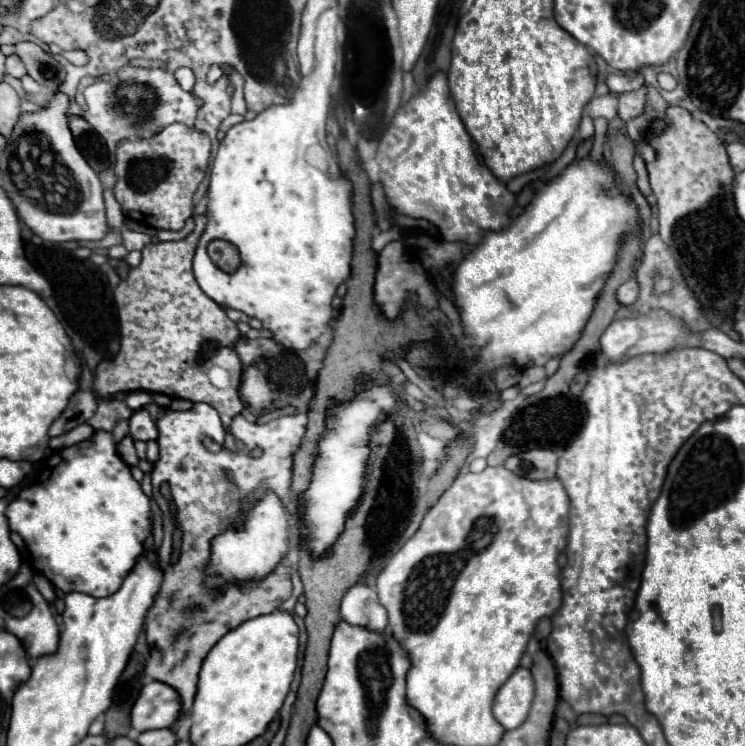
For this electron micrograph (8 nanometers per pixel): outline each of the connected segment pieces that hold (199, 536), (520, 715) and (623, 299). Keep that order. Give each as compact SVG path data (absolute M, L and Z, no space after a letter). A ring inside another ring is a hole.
M195 403L189 411L171 411L171 409L165 409L163 411L163 415L159 417L159 421L157 421L157 427L159 427L159 439L157 439L157 443L159 443L159 461L153 465L153 471L151 471L151 479L153 479L153 497L155 497L155 501L157 501L157 505L159 505L159 509L163 511L163 531L165 531L165 539L163 539L163 545L159 547L159 551L157 551L157 555L159 555L159 565L161 565L161 569L163 569L163 573L165 573L165 583L163 583L163 587L161 587L161 591L159 591L159 595L157 595L157 601L153 603L153 607L149 609L149 613L147 613L147 619L145 619L145 631L147 631L147 643L151 645L151 657L149 657L149 661L147 661L147 667L145 667L145 673L149 675L149 677L153 677L155 681L161 681L161 683L167 683L167 685L171 685L171 687L175 687L177 691L179 691L179 695L181 695L181 703L183 703L183 715L181 717L185 717L189 711L191 711L191 705L193 705L193 697L195 697L195 691L197 691L197 679L199 679L199 669L201 669L201 663L203 663L203 659L207 657L207 653L211 651L211 647L227 633L227 631L231 631L231 629L235 629L235 627L239 627L243 621L247 621L247 619L253 619L253 617L257 617L257 615L265 615L265 613L273 613L273 611L277 611L279 609L279 605L281 605L281 601L285 601L289 595L291 595L291 581L289 581L289 573L287 573L287 559L283 559L279 565L277 565L277 569L269 575L269 577L265 577L261 583L247 583L247 585L243 585L243 583L229 583L229 585L225 585L223 589L219 589L217 593L213 593L213 591L209 591L207 587L205 587L205 565L207 565L207 561L209 561L209 553L211 553L211 539L215 537L215 535L219 535L219 533L223 533L229 525L237 525L239 521L241 521L241 513L243 511L247 511L249 507L251 507L251 503L255 503L257 499L261 499L263 497L263 493L267 491L267 489L271 489L271 491L275 491L277 495L279 495L279 499L287 505L289 503L289 487L291 487L291 469L293 469L293 453L299 449L299 445L301 445L301 439L303 439L303 433L305 433L305 427L307 427L307 415L305 413L297 413L297 415L283 415L283 417L277 417L277 419L271 419L271 421L267 421L267 423L263 423L263 425L257 425L257 423L249 423L243 415L237 415L235 419L233 419L233 437L235 437L235 443L237 443L237 451L229 451L229 449L221 449L219 453L211 453L211 451L207 451L205 447L203 447L203 437L207 435L207 437L211 437L211 439L215 439L217 443L221 443L221 447L223 447L223 441L225 441L225 435L227 435L227 431L225 431L225 427L221 425L221 419L219 419L219 413L217 413L217 409L213 409L211 405L207 405L207 403ZM225 473L231 473L233 475L233 481L231 479L227 479L227 475ZM163 483L167 483L169 485L169 489L171 489L171 497L173 497L173 501L175 501L175 505L177 505L177 523L179 523L179 527L181 527L181 531L183 531L183 537L181 537L181 551L179 551L179 559L177 559L177 563L171 563L171 553L173 553L173 529L175 529L175 523L173 523L173 517L171 517L171 511L169 511L169 501L161 495L161 485Z
M517 667L515 673L507 679L507 683L499 689L495 703L493 703L493 715L495 719L505 727L513 729L519 727L529 713L531 701L533 701L533 677L531 671L525 667Z
M631 279L631 281L623 283L623 285L617 289L617 299L619 299L619 303L623 303L623 305L635 303L637 297L639 297L639 283L637 283L637 279Z

